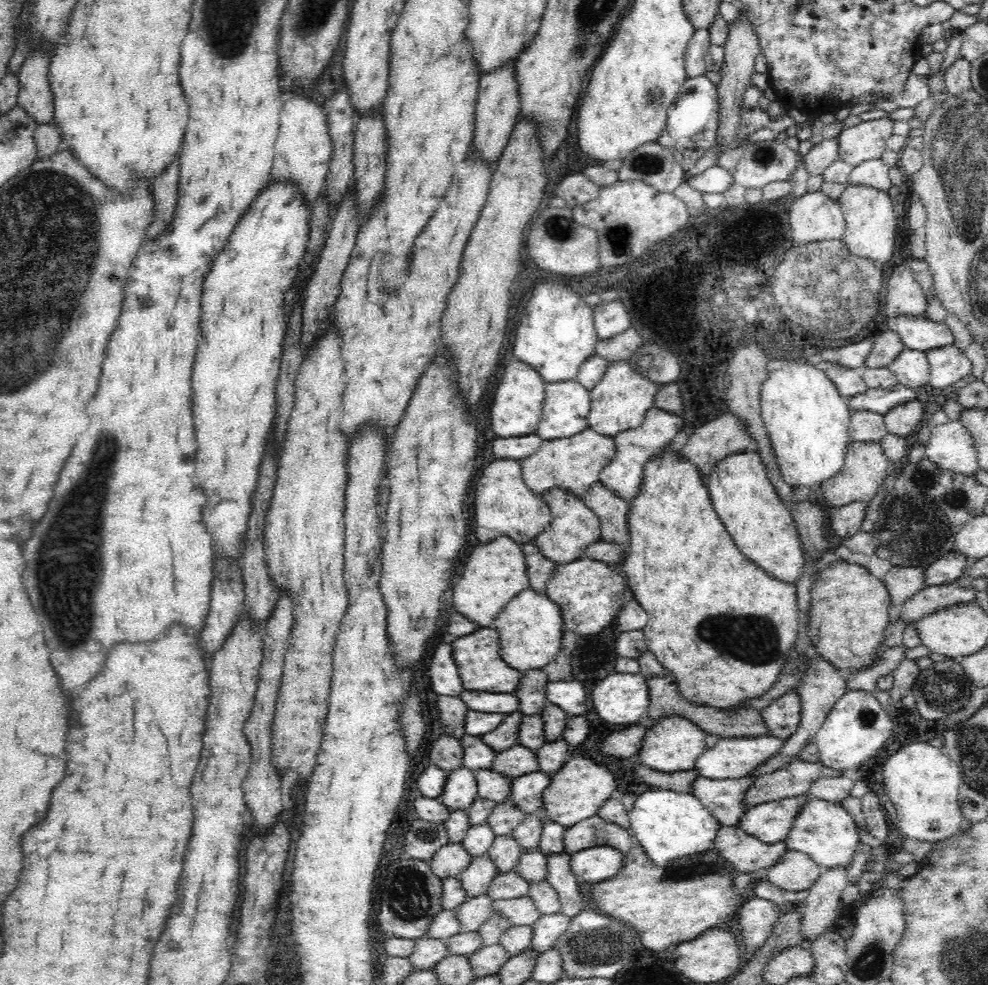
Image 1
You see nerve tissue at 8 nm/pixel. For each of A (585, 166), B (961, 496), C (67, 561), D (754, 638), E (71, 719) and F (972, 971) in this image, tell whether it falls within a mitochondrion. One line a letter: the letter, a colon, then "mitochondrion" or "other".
A: other
B: mitochondrion
C: mitochondrion
D: mitochondrion
E: other
F: mitochondrion

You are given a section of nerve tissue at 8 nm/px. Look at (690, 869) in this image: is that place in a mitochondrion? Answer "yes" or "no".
yes

